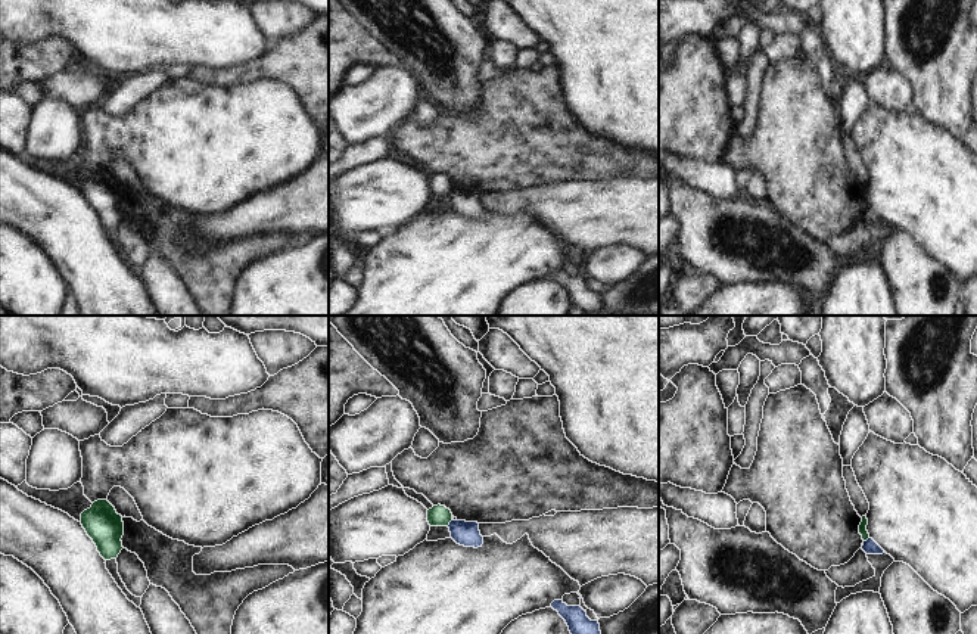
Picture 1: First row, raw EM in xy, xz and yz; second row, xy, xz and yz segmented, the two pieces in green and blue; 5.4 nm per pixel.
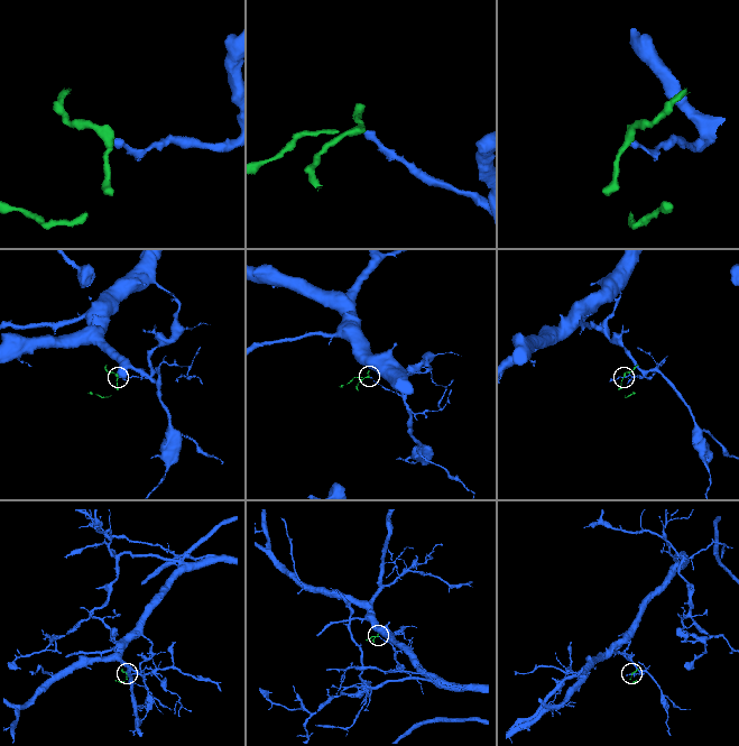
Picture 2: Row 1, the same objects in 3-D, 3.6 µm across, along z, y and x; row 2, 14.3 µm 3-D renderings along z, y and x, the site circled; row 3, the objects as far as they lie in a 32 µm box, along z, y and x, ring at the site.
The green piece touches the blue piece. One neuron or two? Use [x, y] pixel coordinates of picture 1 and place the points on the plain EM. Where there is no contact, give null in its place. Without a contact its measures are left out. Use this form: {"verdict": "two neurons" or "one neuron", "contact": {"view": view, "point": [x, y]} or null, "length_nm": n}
{"verdict": "two neurons", "contact": {"view": "yz", "point": [862, 213]}, "length_nm": 80}

